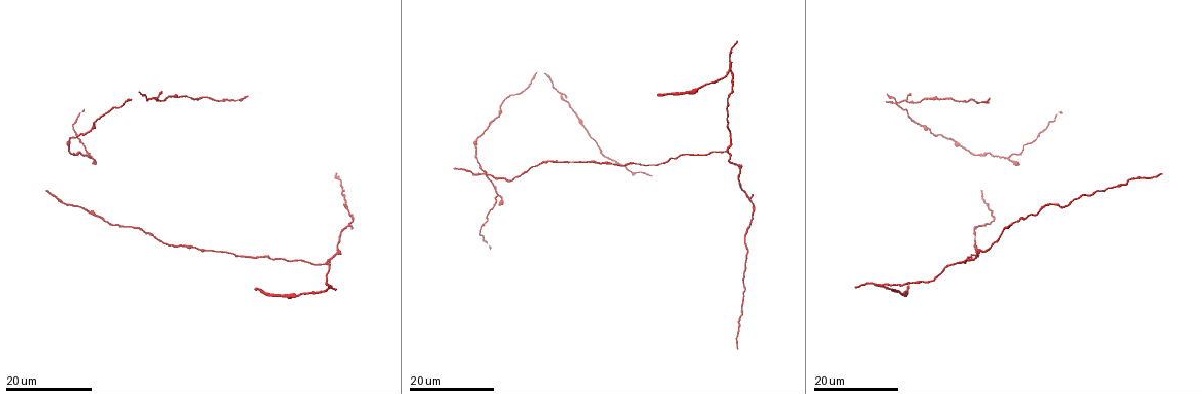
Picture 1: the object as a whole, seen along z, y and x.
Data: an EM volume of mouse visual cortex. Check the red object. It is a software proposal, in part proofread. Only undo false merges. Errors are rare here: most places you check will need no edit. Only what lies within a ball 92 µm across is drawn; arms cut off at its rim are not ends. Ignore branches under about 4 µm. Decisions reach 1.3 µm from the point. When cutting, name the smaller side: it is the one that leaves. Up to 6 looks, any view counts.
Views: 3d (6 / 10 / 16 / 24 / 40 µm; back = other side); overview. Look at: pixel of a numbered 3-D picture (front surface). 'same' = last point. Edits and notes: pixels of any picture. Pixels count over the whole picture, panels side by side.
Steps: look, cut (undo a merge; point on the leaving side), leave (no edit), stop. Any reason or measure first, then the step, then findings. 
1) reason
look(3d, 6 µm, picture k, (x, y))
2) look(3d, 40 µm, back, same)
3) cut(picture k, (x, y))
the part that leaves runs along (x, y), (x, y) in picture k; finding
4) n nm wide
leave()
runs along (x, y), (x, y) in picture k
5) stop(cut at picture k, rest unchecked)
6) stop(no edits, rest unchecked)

three-way junction
look(3d, 24 µm, picture 1, (561, 93))

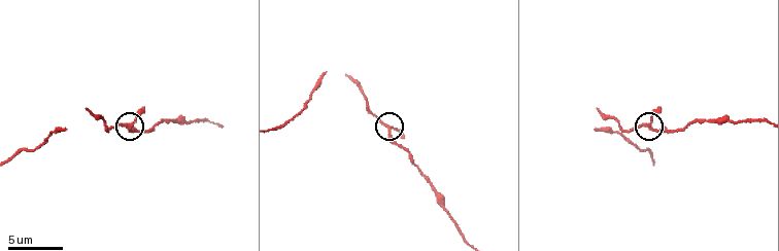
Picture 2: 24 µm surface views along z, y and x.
closer look
look(3d, 6 µm, picture 2, (647, 126))

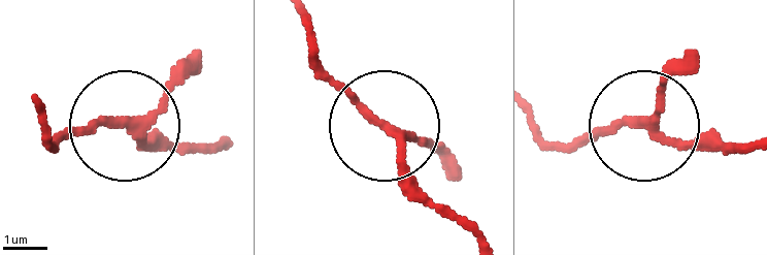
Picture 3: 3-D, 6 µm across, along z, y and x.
look(3d, 6 µm, back, picture 3, (130, 126))

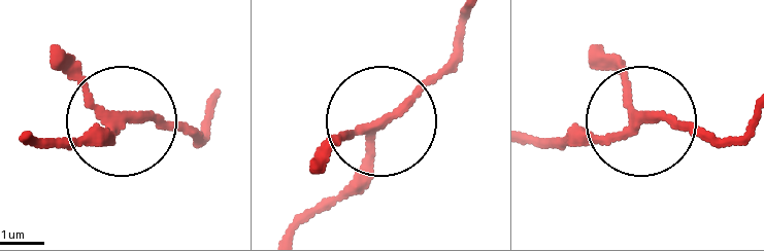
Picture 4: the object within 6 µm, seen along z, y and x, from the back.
3 arms
leave()
all the same neuron

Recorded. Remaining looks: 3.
sudden change in width
look(3d, 16 µm, picture 1, (510, 180))

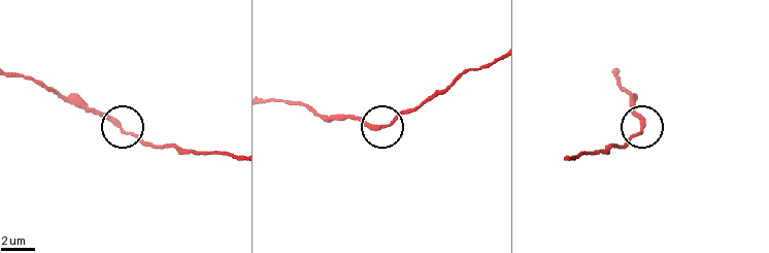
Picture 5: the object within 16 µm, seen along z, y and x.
look(3d, 10 µm, picture 5, (375, 127))

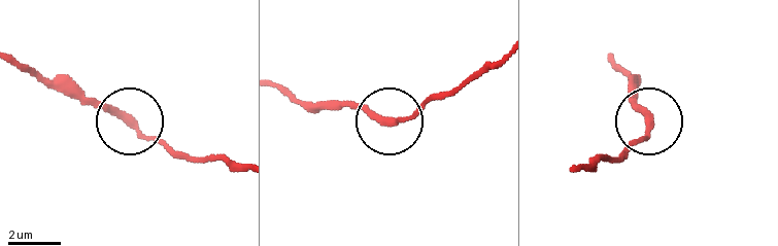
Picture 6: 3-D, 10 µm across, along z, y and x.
leave()
continuous, no second neuron

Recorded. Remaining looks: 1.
stop(no edits, rest unchecked)

